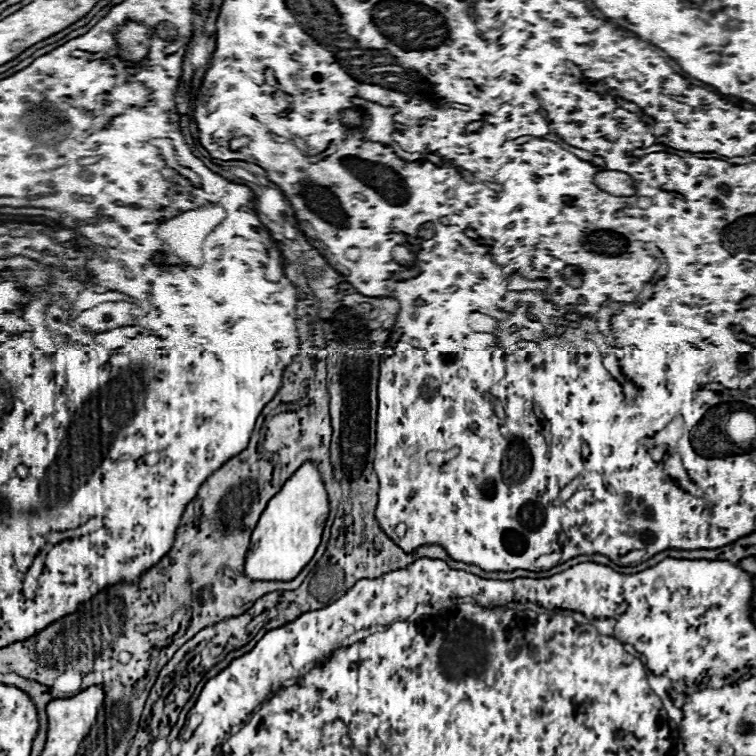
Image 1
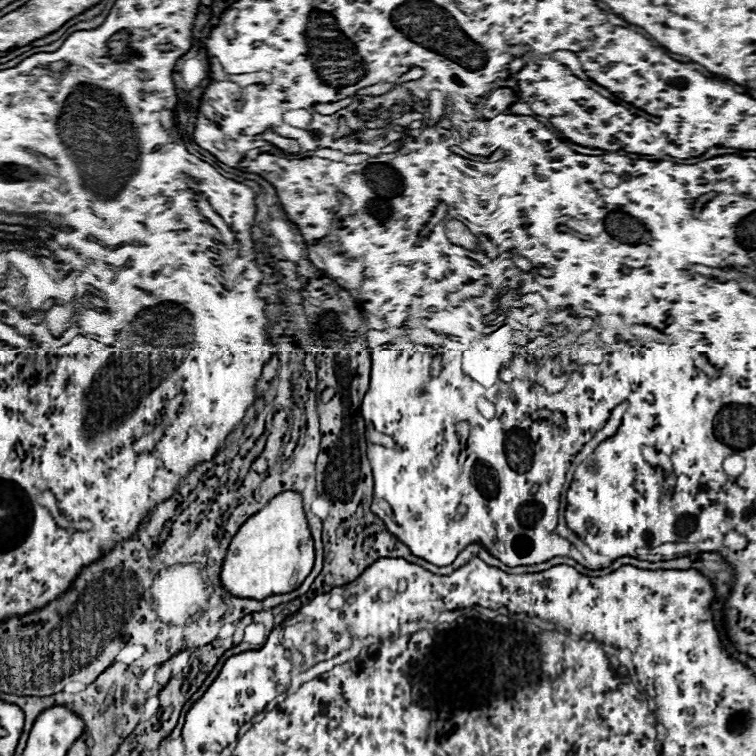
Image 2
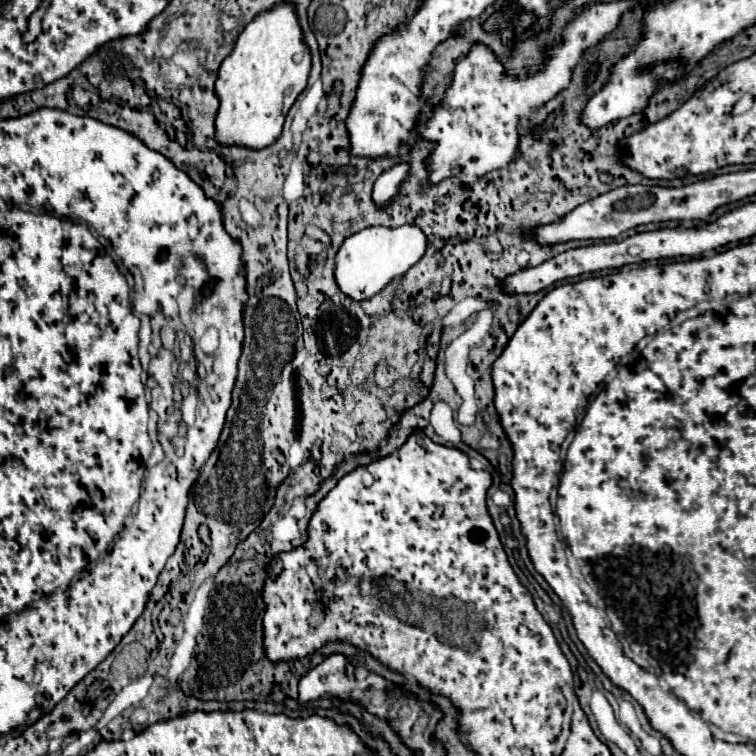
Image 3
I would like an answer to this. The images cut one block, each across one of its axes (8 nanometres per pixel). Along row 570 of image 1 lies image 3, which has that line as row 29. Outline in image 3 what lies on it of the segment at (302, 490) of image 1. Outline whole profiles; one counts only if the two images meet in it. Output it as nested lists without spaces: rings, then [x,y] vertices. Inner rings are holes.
[[[278,4],[258,14],[240,34],[232,54],[220,64],[216,96],[220,108],[216,114],[216,142],[240,144],[240,148],[266,148],[282,134],[284,118],[306,88],[310,74],[310,52],[292,4]]]

